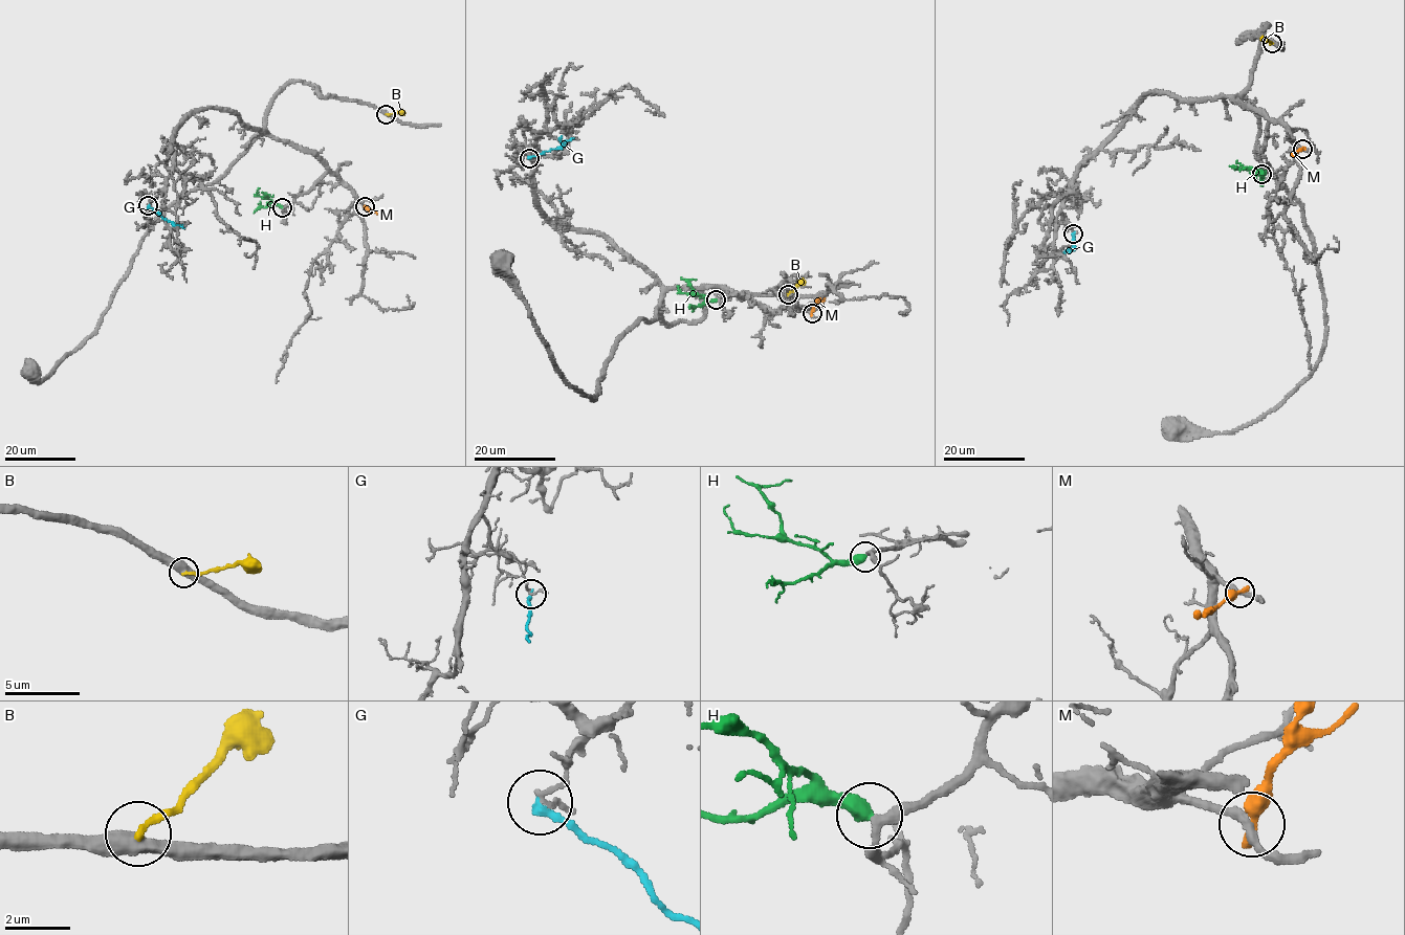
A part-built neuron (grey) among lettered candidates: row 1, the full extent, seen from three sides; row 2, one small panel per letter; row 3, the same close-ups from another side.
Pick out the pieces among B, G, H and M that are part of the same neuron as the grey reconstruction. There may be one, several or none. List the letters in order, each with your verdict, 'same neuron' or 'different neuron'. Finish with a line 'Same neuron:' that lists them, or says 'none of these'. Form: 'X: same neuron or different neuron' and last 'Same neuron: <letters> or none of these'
B: different neuron
G: different neuron
H: same neuron
M: different neuron
Same neuron: H

